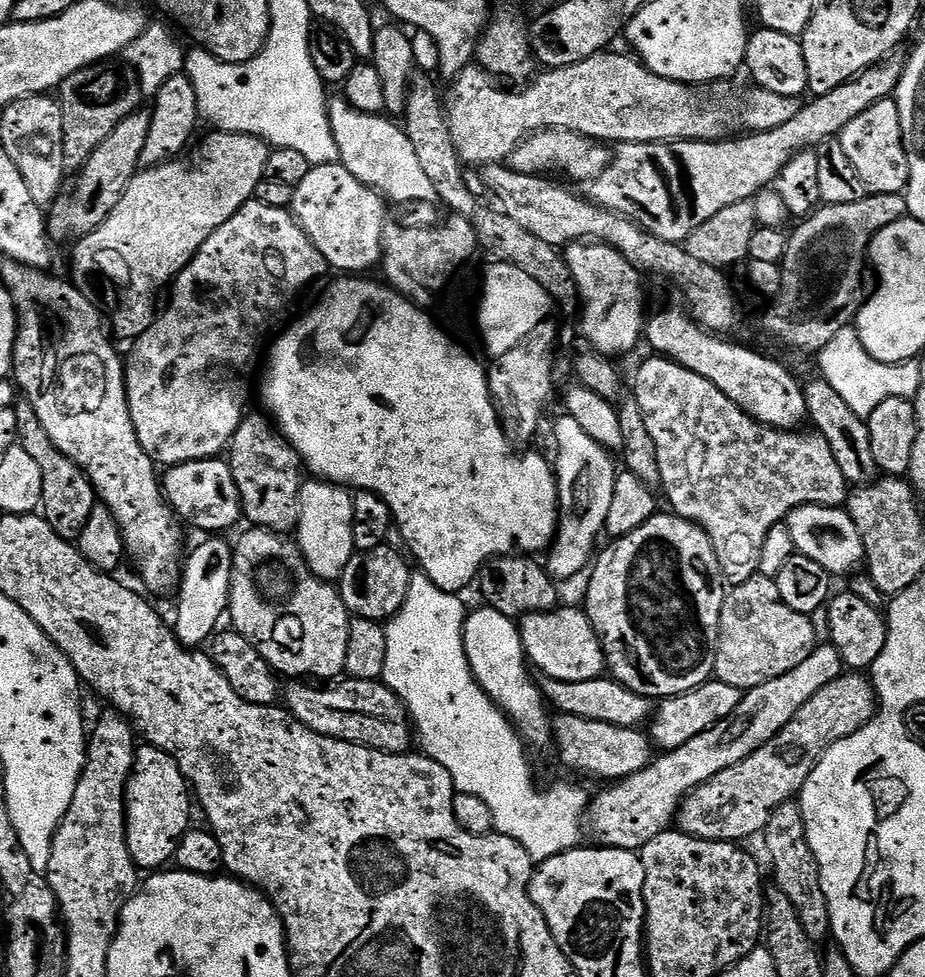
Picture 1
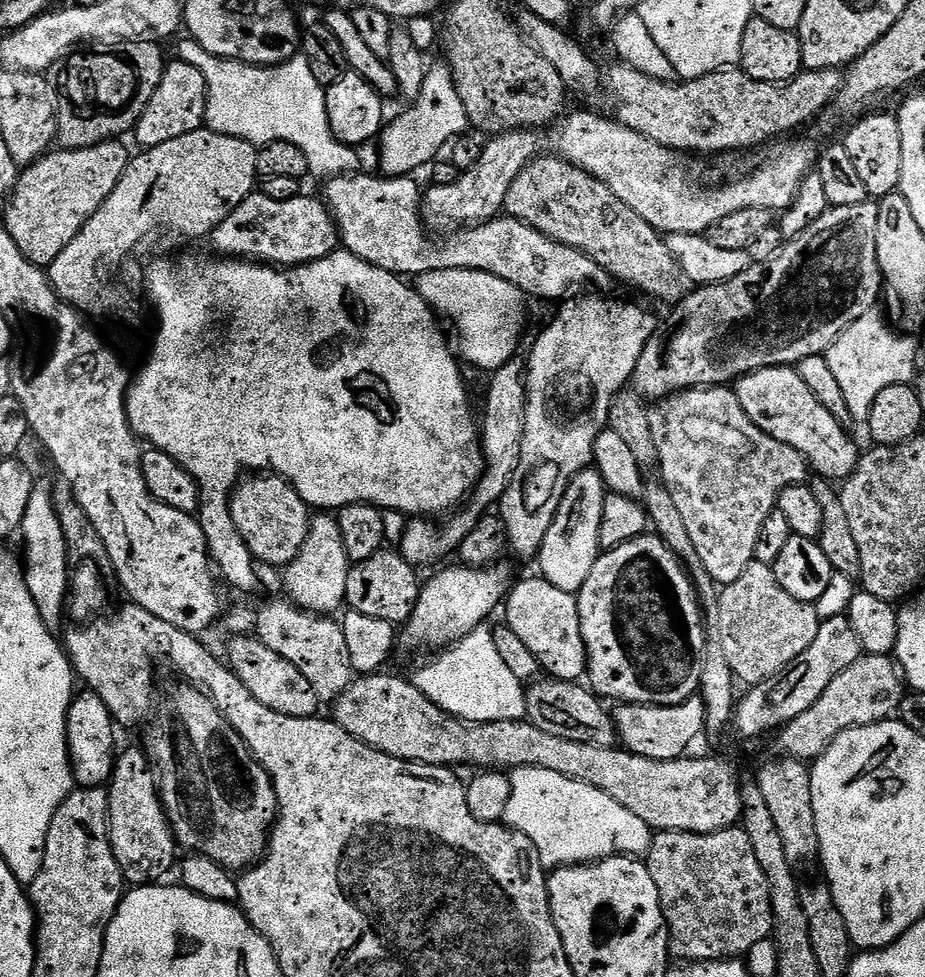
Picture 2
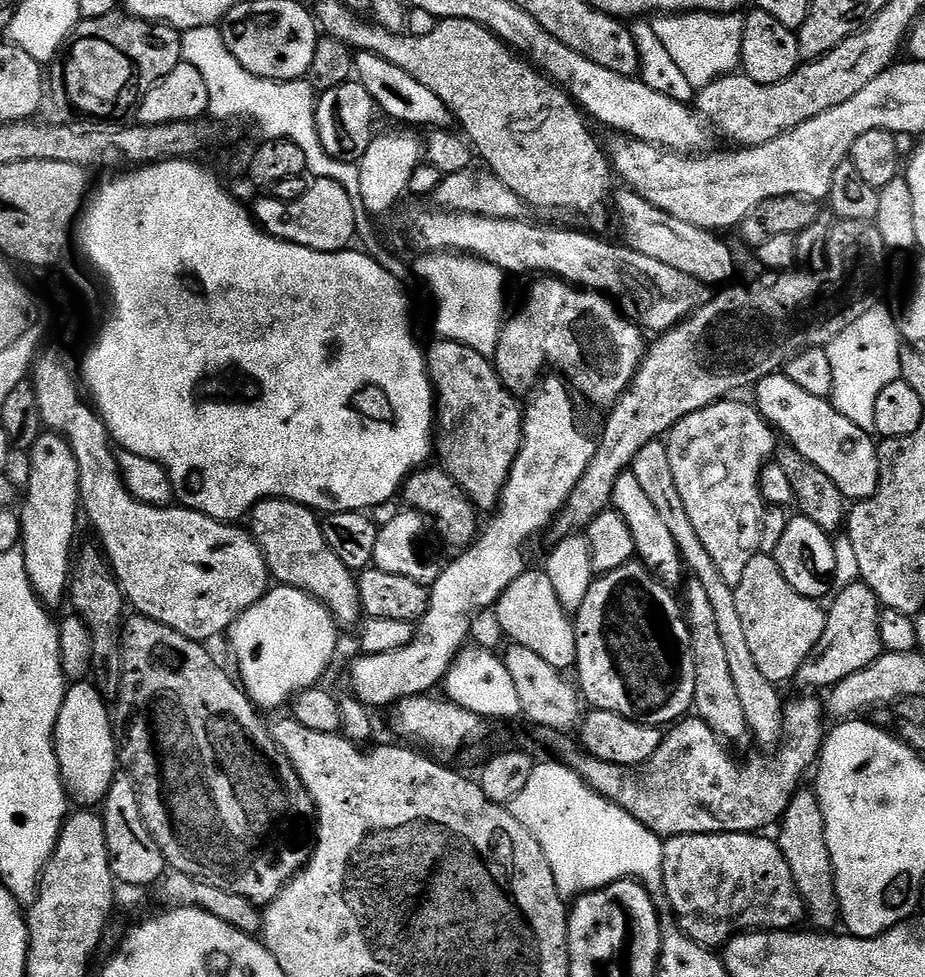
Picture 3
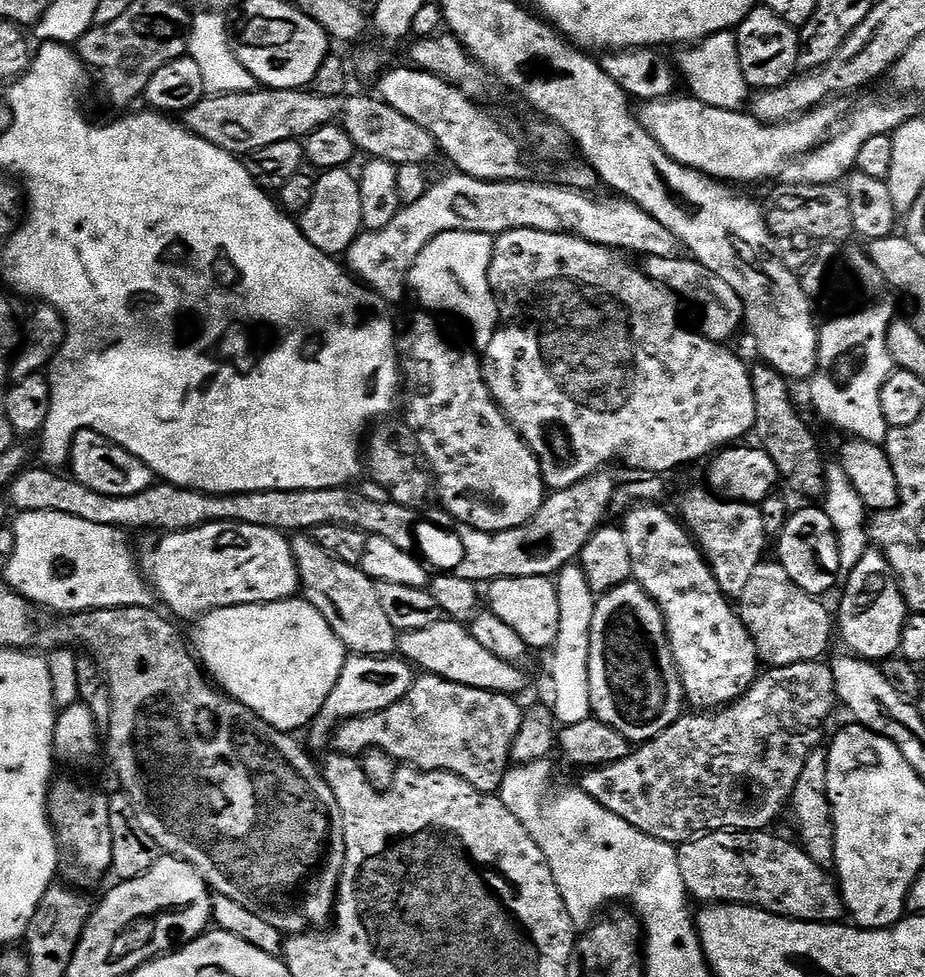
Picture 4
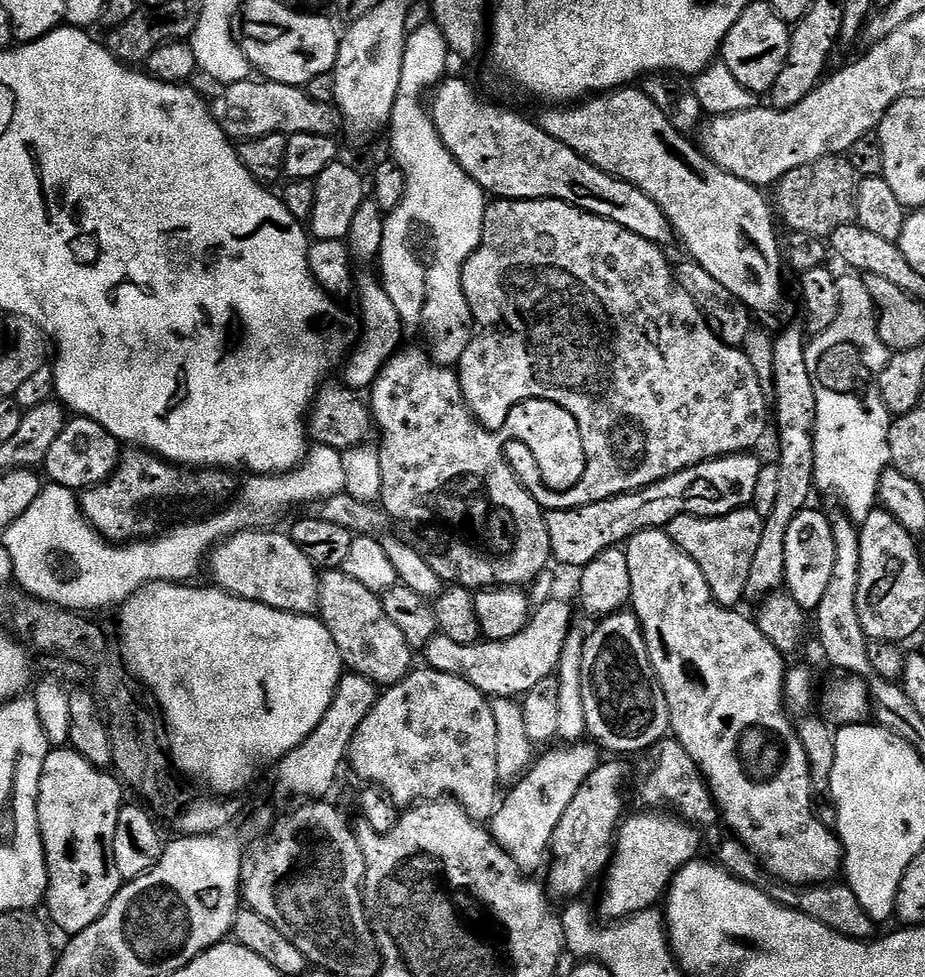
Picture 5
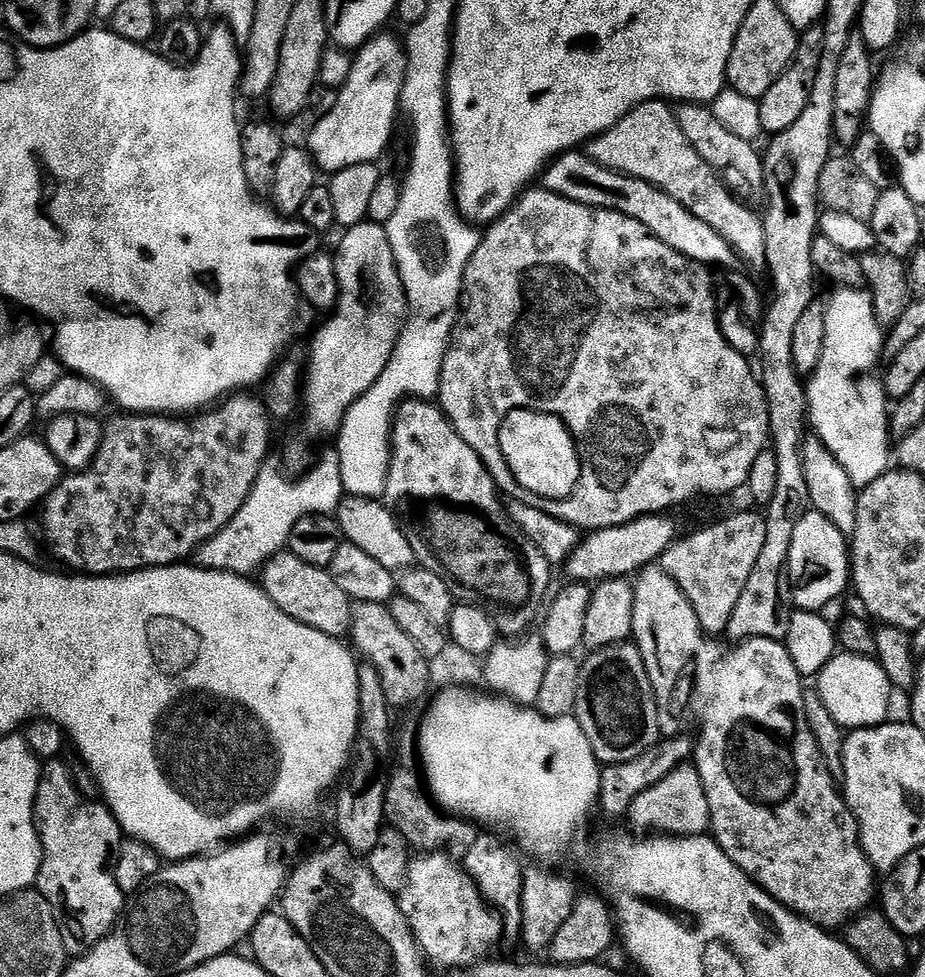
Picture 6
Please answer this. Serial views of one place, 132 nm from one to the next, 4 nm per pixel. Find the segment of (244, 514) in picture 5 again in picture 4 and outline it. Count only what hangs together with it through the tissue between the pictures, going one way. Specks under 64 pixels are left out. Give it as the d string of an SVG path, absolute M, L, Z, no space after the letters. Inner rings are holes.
M21 512L15 520L12 557L2 570L2 576L17 594L25 596L33 605L52 614L95 612L97 608L153 607L154 593L144 579L134 548L132 552L124 537L127 536L125 529L54 512Z

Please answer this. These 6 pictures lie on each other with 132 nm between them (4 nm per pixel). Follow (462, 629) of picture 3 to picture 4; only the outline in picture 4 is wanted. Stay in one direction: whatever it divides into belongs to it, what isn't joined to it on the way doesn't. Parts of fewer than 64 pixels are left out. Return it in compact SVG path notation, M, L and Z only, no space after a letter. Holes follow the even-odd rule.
M349 655L342 666L342 674L338 674L338 682L334 682L334 690L330 690L330 698L326 698L322 710L310 725L307 747L327 749L333 732L342 721L394 706L394 702L398 702L410 691L413 679L413 665L403 658L395 655L379 658Z

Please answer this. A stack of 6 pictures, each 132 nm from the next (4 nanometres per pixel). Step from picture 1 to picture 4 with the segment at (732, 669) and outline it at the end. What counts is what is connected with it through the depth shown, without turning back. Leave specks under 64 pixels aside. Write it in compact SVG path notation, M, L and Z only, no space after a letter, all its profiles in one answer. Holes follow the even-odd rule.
M779 562L768 563L756 567L738 597L738 615L756 643L756 652L765 665L774 668L820 660L828 648L828 634L834 630L825 601L799 588Z

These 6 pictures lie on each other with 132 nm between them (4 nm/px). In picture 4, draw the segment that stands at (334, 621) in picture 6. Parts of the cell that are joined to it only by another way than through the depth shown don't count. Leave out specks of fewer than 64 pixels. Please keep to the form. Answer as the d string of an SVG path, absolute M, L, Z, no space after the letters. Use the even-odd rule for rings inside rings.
M214 521L159 538L157 544L148 544L141 552L139 549L138 563L148 587L173 617L195 622L205 612L291 600L300 592L300 575L289 537L278 529Z

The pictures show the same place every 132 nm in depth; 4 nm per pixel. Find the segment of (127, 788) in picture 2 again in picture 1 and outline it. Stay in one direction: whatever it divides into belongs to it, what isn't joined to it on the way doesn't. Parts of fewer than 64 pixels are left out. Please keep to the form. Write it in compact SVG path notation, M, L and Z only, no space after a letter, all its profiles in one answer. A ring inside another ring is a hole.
M141 743L124 795L126 842L137 869L160 870L173 863L180 839L187 834L194 812L194 796L178 762L152 744Z

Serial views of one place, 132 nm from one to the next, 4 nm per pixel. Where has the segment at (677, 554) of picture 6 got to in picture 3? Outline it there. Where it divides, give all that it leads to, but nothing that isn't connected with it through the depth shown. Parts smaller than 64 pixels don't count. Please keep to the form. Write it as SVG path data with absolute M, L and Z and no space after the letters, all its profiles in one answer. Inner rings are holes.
M740 398L722 399L682 418L668 431L666 437L670 466L674 470L674 482L678 485L678 494L682 494L686 514L690 514L694 530L698 530L702 546L706 546L710 558L714 558L718 574L726 578L733 590L738 586L738 582L742 582L742 574L745 573L750 558L760 552L760 527L764 524L766 511L766 501L760 492L760 473L778 452L778 436L772 425L751 403L743 404L736 399Z

